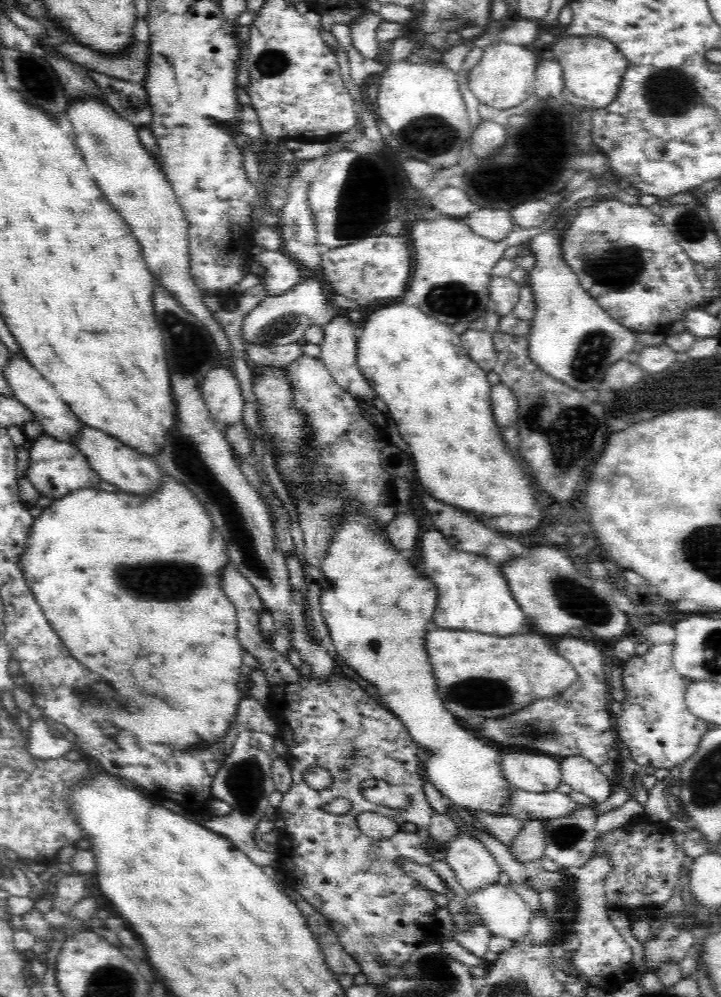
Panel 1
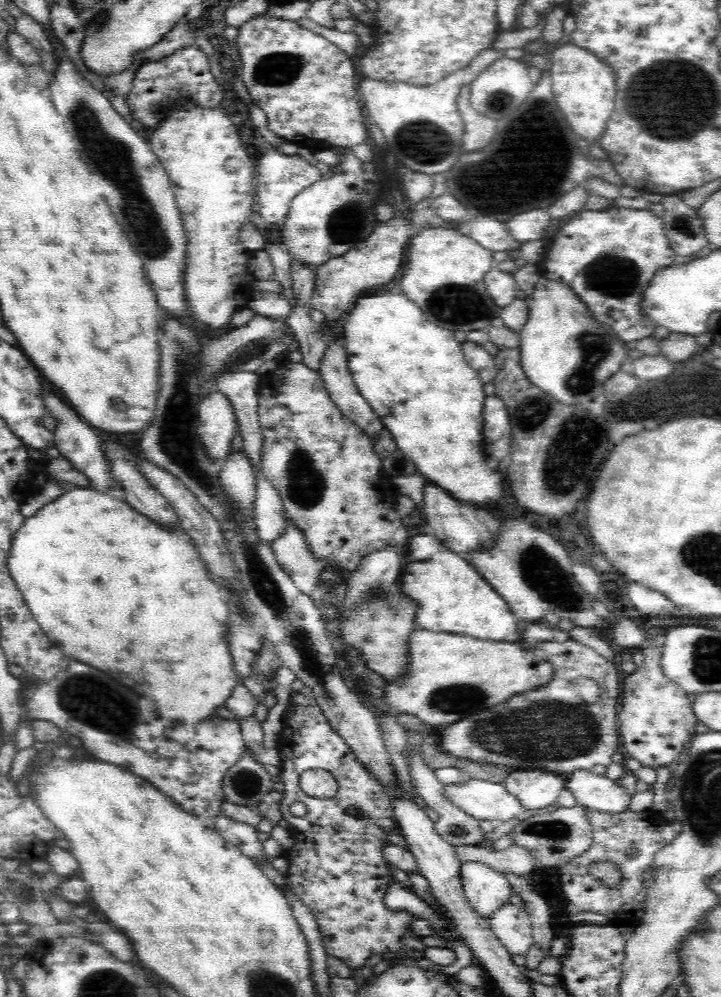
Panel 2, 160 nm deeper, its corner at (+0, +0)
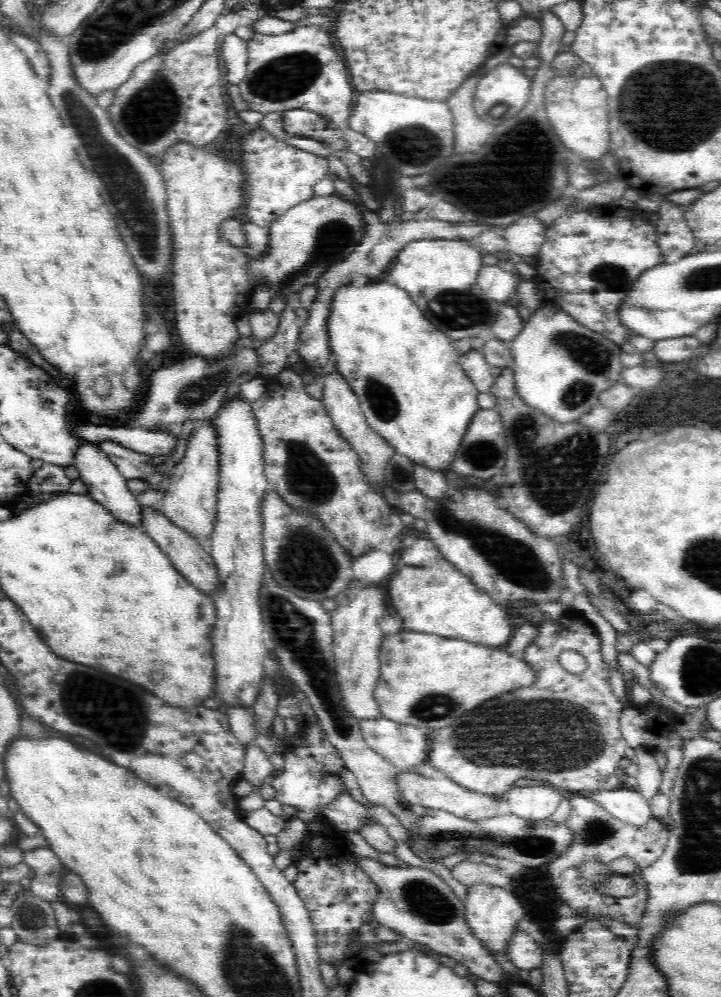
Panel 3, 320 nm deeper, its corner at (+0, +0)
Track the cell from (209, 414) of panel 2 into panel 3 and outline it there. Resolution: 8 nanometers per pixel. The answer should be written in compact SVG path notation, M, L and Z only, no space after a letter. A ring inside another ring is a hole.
M213 420L204 421L198 432L192 433L184 457L169 473L164 498L159 503L161 513L196 540L208 540L214 532L215 509L217 507L220 448L218 430Z

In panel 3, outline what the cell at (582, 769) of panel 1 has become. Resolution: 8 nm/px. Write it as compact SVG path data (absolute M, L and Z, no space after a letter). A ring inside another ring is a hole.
M626 785L614 789L595 789L592 796L594 802L604 807L614 818L636 825L637 828L642 828L653 816L649 800Z

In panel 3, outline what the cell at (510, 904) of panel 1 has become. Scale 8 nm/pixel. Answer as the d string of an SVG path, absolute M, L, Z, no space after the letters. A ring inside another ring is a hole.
M519 926L511 933L506 955L520 970L536 970L542 966L542 949L532 937L521 931Z

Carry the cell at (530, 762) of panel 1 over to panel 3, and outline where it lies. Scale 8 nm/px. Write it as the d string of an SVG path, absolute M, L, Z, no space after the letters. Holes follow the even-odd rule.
M514 787L503 801L504 811L526 820L548 820L556 812L565 793L558 787Z

